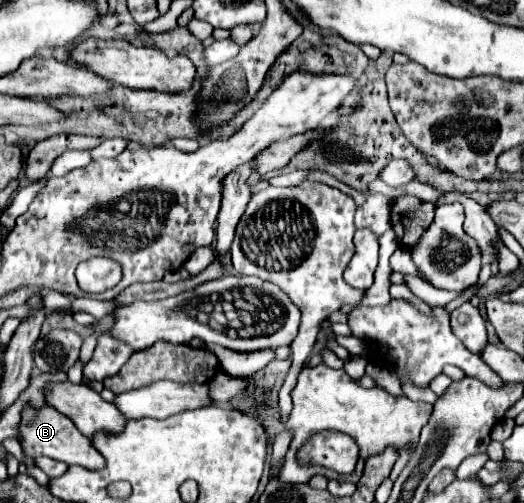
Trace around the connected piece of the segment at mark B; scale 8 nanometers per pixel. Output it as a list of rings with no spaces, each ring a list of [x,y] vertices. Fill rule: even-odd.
[[[44,405],[40,411],[34,411],[32,407],[26,407],[24,413],[22,413],[20,433],[22,433],[20,443],[22,443],[28,457],[36,459],[40,455],[46,455],[50,459],[64,461],[68,465],[80,465],[80,467],[86,467],[86,469],[102,469],[104,467],[104,457],[92,445],[92,439],[82,435],[76,429],[76,425],[72,423],[72,419],[66,417],[64,413],[52,409],[52,405]]]

